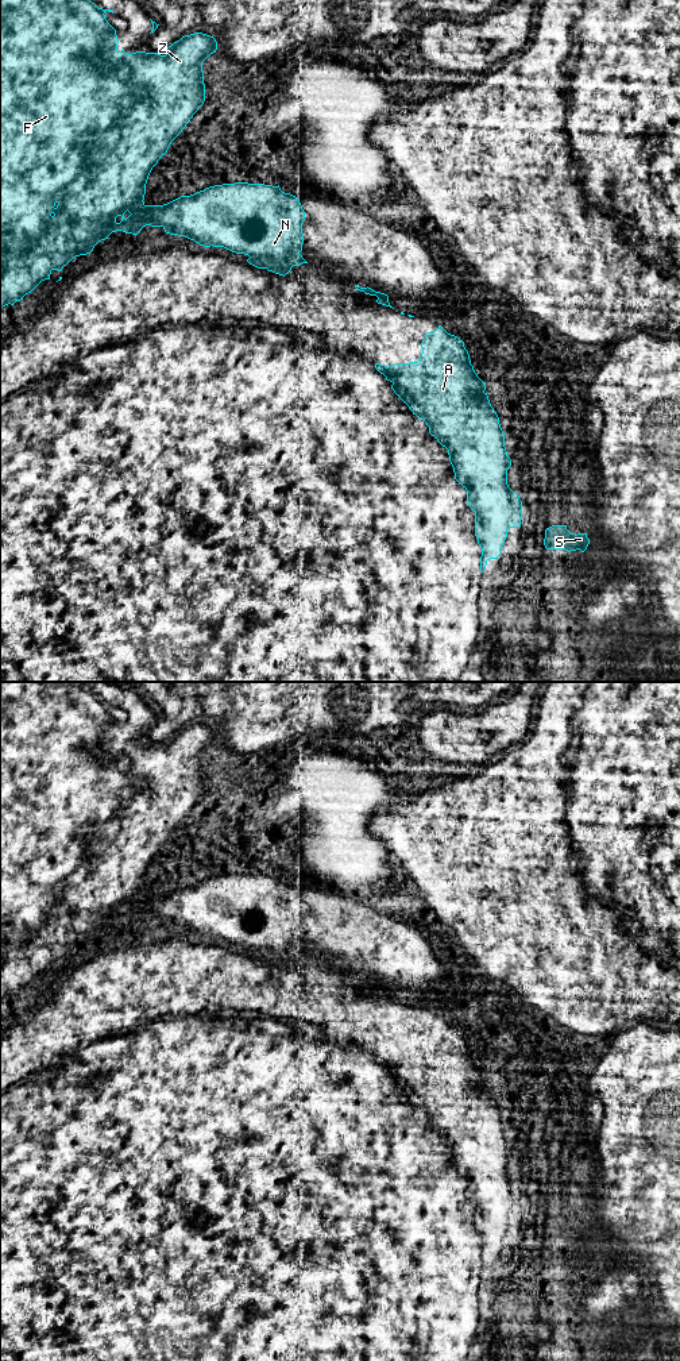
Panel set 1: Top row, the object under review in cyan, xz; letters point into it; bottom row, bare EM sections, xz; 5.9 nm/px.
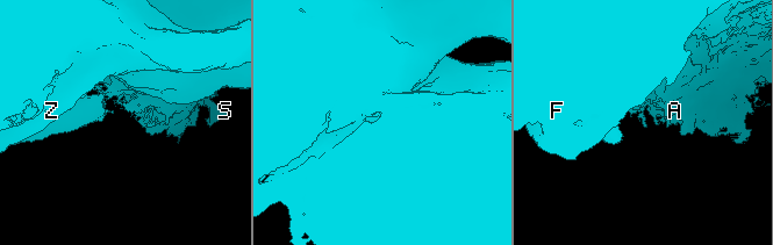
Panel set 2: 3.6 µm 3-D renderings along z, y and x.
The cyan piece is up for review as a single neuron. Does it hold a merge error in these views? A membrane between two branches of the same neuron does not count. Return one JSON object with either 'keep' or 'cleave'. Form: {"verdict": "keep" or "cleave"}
{"verdict": "cleave"}

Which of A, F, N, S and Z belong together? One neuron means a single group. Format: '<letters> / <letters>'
A S / F N Z

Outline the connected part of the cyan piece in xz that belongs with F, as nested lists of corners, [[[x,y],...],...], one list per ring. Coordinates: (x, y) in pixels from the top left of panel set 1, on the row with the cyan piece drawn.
[[[0,0],[0,308],[11,304],[13,305],[16,301],[23,300],[23,297],[31,293],[42,281],[50,279],[50,274],[53,270],[61,271],[73,258],[80,255],[90,254],[94,246],[108,239],[112,232],[123,231],[125,234],[138,235],[143,227],[162,227],[166,234],[185,236],[190,240],[194,240],[200,246],[204,247],[224,247],[236,254],[244,254],[260,261],[263,269],[275,269],[275,267],[287,267],[291,262],[293,257],[297,252],[302,251],[304,243],[304,234],[302,234],[302,223],[305,220],[305,212],[300,203],[300,198],[285,193],[281,190],[279,185],[264,185],[264,184],[248,184],[248,182],[235,182],[235,184],[223,184],[209,186],[204,190],[200,190],[190,196],[181,196],[167,204],[163,205],[146,205],[144,204],[144,194],[146,194],[146,184],[152,167],[158,163],[162,155],[165,155],[171,144],[171,142],[182,132],[186,124],[190,122],[193,115],[198,111],[198,108],[205,101],[205,84],[204,84],[204,72],[202,72],[202,62],[217,50],[217,42],[213,36],[194,32],[190,35],[182,36],[179,41],[174,42],[171,46],[166,49],[166,54],[161,55],[158,53],[146,53],[146,51],[136,51],[132,54],[125,53],[124,50],[117,50],[117,35],[116,30],[108,23],[105,19],[105,12],[112,12],[112,9],[103,9],[98,8],[90,0]]]

